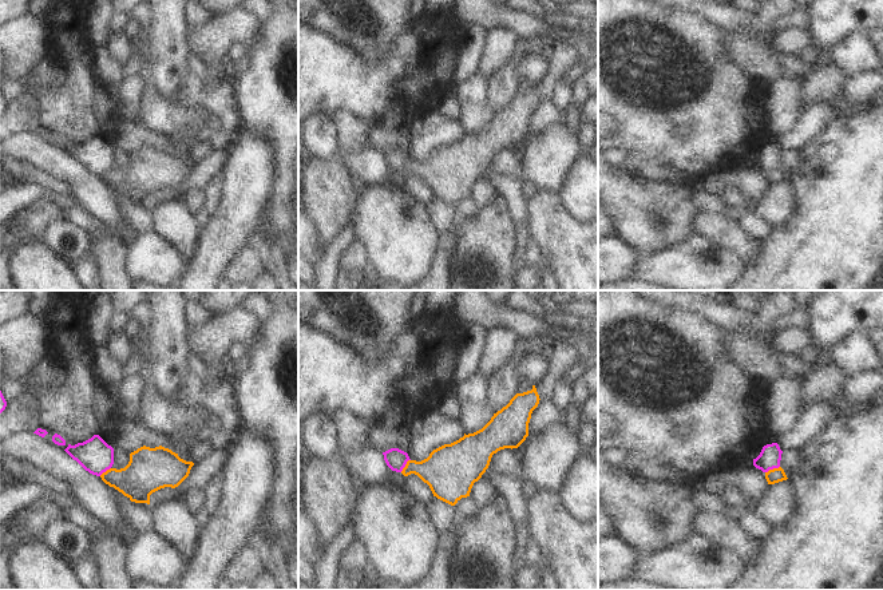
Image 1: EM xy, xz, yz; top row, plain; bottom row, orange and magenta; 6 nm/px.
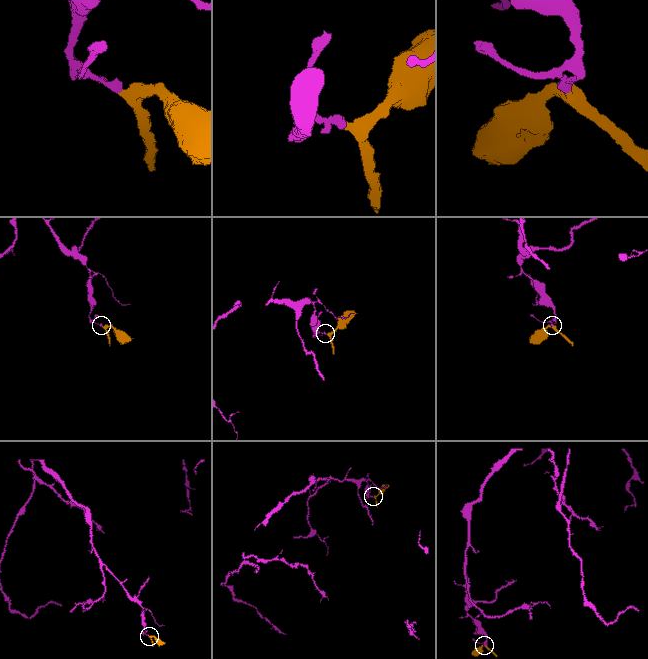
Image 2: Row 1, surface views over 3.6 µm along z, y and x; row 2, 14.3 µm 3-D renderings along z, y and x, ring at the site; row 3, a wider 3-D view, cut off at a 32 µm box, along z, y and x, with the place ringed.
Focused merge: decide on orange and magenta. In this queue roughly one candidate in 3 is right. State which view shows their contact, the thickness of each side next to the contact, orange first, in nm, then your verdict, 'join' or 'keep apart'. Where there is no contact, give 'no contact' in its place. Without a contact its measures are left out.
yz | 90/130 nm | keep apart

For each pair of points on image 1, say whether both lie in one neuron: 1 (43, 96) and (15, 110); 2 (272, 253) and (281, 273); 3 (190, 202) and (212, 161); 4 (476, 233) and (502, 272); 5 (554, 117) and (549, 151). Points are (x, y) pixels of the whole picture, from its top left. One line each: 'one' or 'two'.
1: two
2: one
3: two
4: one
5: two

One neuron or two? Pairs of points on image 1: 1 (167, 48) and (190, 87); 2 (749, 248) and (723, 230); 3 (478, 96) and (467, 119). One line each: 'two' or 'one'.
1: two
2: one
3: one

